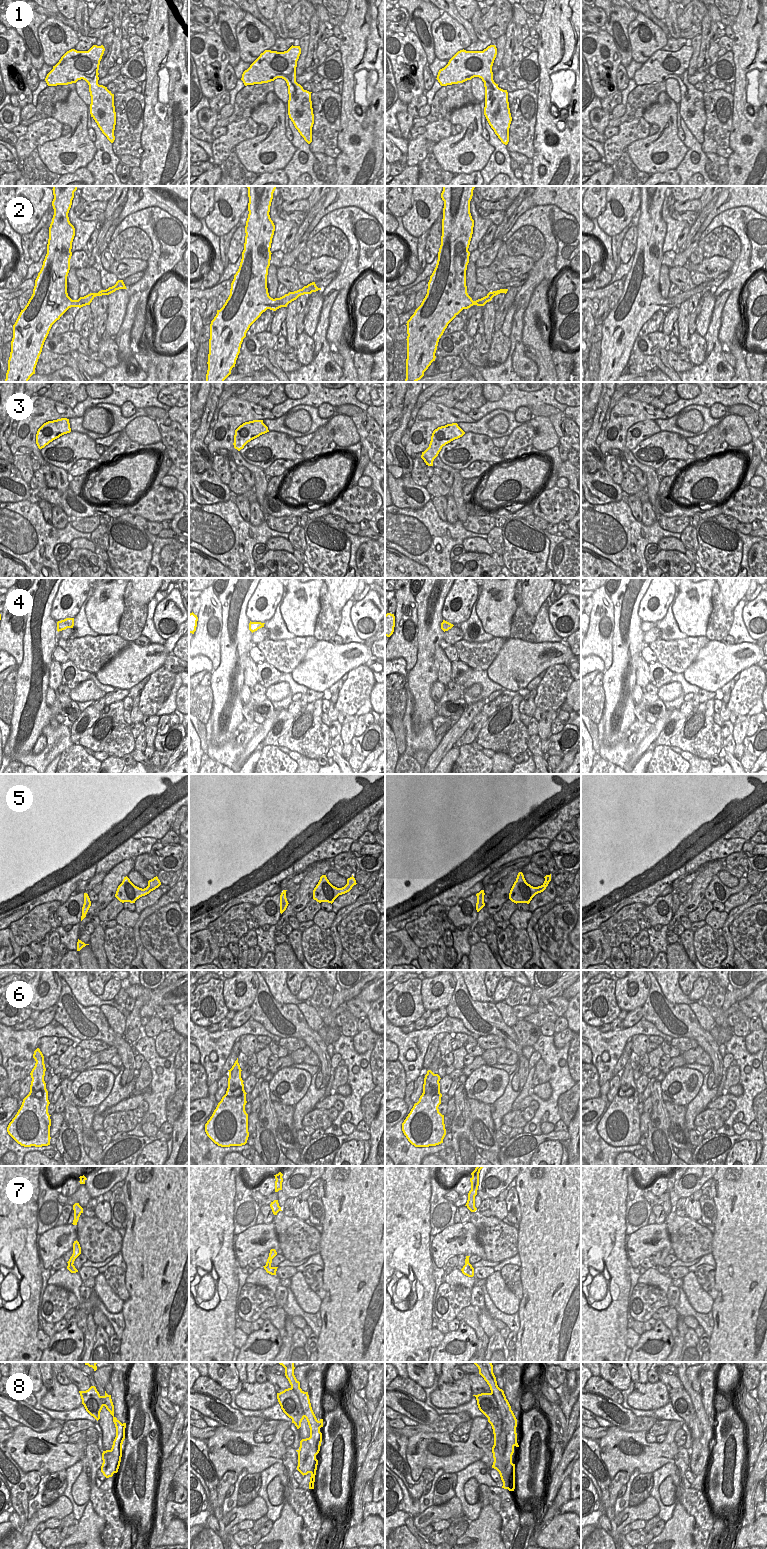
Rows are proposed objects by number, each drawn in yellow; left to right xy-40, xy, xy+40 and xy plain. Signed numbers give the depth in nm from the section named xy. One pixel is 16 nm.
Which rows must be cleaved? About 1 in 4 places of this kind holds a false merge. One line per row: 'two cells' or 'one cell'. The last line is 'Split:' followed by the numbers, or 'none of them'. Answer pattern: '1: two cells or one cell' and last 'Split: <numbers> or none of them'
1: one cell
2: one cell
3: one cell
4: one cell
5: one cell
6: one cell
7: one cell
8: two cells
Split: 8

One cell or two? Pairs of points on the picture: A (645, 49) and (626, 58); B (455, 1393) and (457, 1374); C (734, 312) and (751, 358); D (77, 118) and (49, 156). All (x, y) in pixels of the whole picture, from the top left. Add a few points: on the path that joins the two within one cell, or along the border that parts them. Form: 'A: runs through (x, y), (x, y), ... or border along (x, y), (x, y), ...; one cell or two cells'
A: border along (627, 33), (632, 59); two cells
B: border along (464, 1373), (460, 1379), (454, 1380), (451, 1377); two cells
C: border along (748, 349), (746, 367), (749, 371); two cells
D: runs through (78, 128), (78, 131), (59, 150); one cell

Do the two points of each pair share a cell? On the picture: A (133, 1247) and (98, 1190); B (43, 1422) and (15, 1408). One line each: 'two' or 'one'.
A: two
B: one

